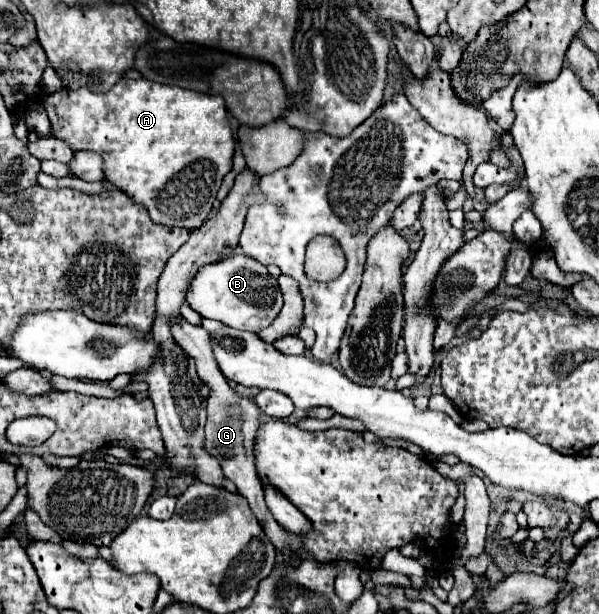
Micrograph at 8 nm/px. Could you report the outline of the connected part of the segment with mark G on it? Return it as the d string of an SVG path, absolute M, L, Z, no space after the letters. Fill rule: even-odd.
M182 318L182 322L178 322L178 326L174 326L174 340L194 358L196 362L196 370L200 380L210 388L210 396L208 396L208 422L206 422L206 452L212 454L212 458L216 458L222 466L222 472L228 480L232 480L238 486L238 492L242 496L248 498L250 508L254 512L254 516L258 518L258 522L262 524L266 536L270 538L270 542L282 550L284 546L294 548L300 558L312 558L304 548L298 536L286 532L282 526L278 526L278 522L274 520L274 516L270 514L266 502L264 502L264 488L262 482L256 474L256 462L254 462L254 438L260 426L260 408L256 406L254 400L240 396L236 390L232 390L226 382L226 378L218 372L218 366L214 362L212 350L210 350L210 336L202 326L192 326L190 322L186 322Z

